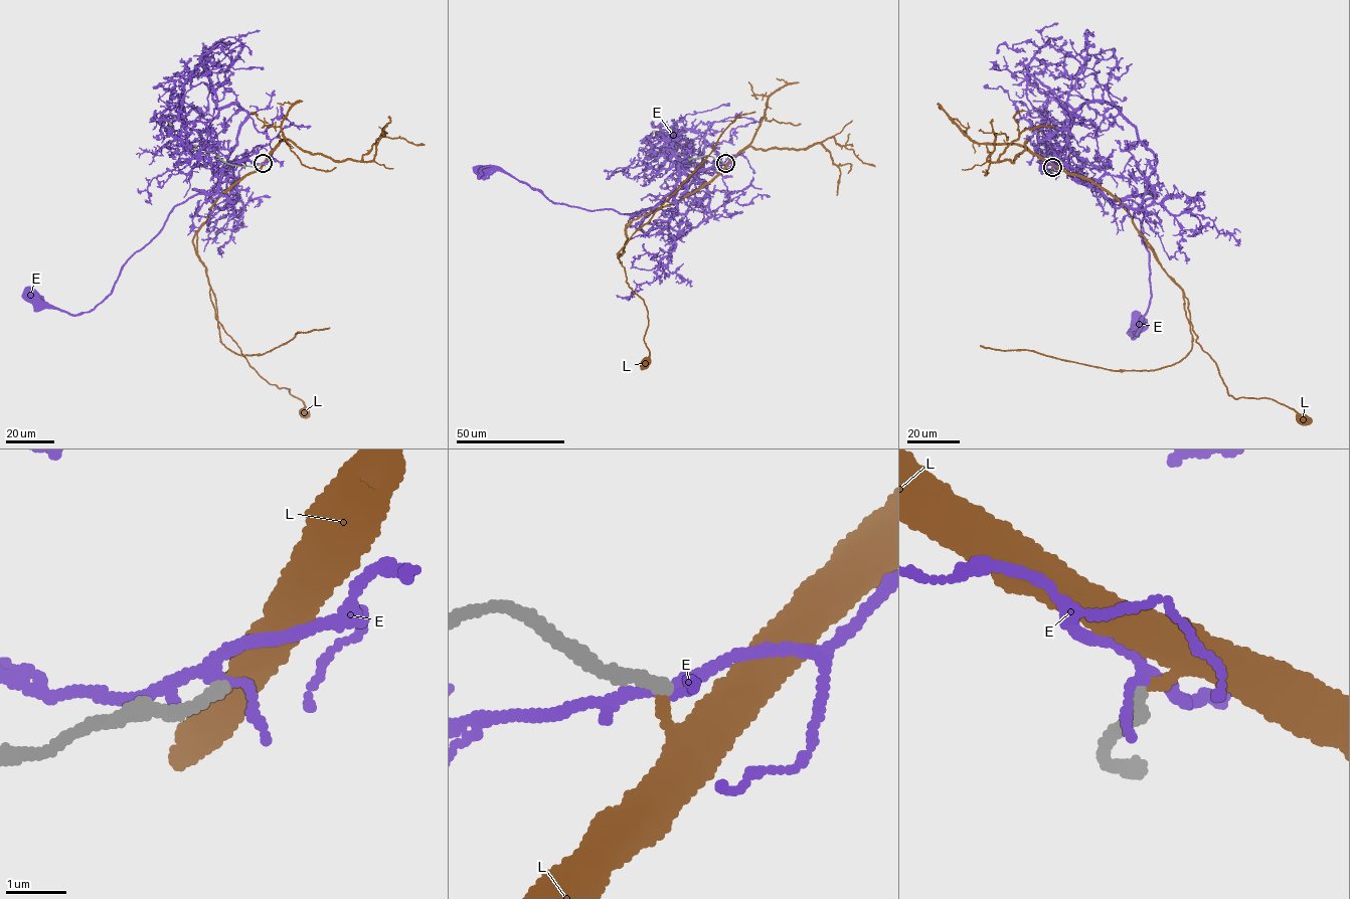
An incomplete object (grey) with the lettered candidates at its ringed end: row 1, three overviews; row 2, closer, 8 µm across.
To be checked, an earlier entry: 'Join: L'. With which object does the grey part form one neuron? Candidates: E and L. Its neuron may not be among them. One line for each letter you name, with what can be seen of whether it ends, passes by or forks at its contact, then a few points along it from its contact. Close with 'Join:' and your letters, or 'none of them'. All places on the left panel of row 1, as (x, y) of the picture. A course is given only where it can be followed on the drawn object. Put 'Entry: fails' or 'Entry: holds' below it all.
L: it ends there; it runs (263, 163), (215, 201), (197, 233), (197, 248), (215, 319), (249, 365), (271, 384), (291, 389), (305, 410)
Join: L
Entry: holds

